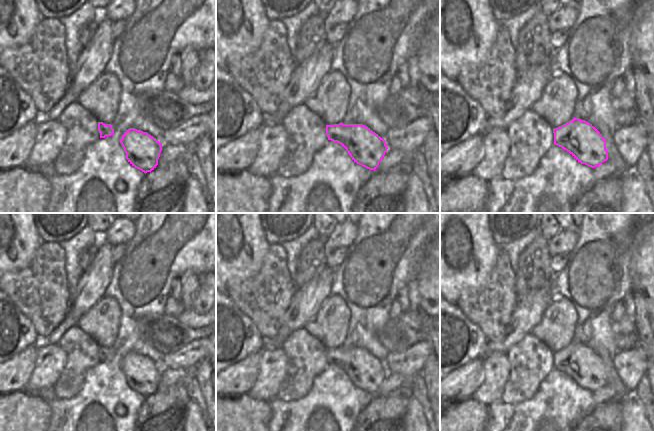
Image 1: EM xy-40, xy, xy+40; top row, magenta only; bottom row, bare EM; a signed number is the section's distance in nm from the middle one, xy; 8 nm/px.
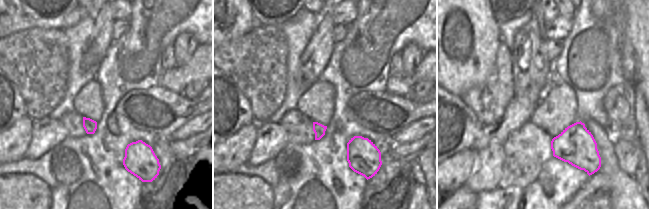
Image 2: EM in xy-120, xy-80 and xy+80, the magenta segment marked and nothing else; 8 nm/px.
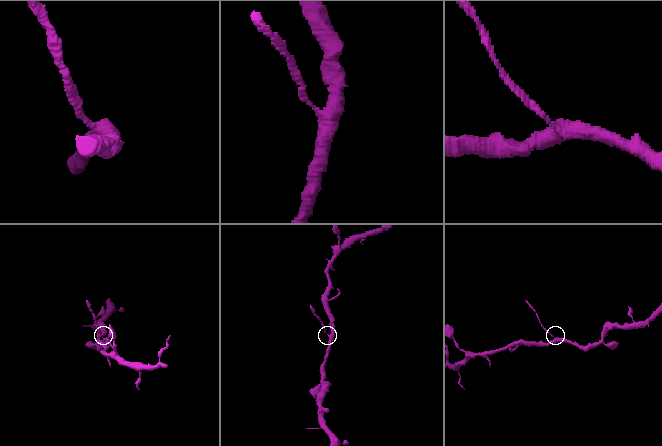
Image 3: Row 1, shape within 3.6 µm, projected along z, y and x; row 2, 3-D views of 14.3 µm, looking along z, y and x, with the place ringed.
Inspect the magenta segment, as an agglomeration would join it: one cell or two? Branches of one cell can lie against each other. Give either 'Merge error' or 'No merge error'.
Merge error.

